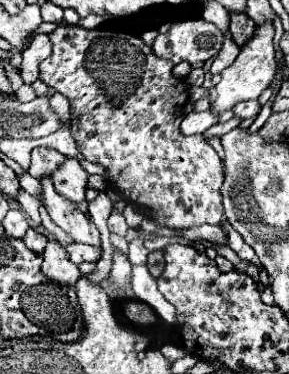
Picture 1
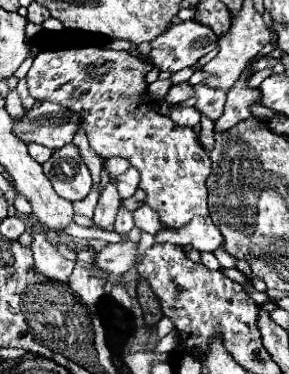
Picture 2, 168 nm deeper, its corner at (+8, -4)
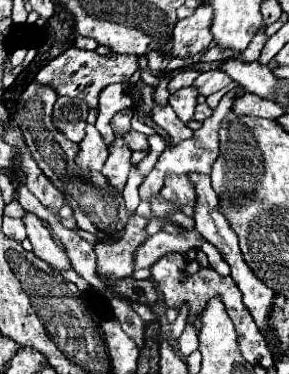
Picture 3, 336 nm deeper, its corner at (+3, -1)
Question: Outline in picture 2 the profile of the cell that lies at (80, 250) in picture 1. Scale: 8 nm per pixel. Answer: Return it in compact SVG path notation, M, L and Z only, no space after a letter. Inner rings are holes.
M132 241L108 245L102 251L96 251L94 255L94 265L112 275L124 275L128 269L134 267L134 261L136 261L136 243Z

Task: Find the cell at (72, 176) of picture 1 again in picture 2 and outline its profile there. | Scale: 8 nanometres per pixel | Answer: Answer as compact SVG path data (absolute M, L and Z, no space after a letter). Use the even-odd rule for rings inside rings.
M74 145L56 149L52 157L42 165L44 175L50 179L56 193L68 201L84 199L92 189L92 177Z

